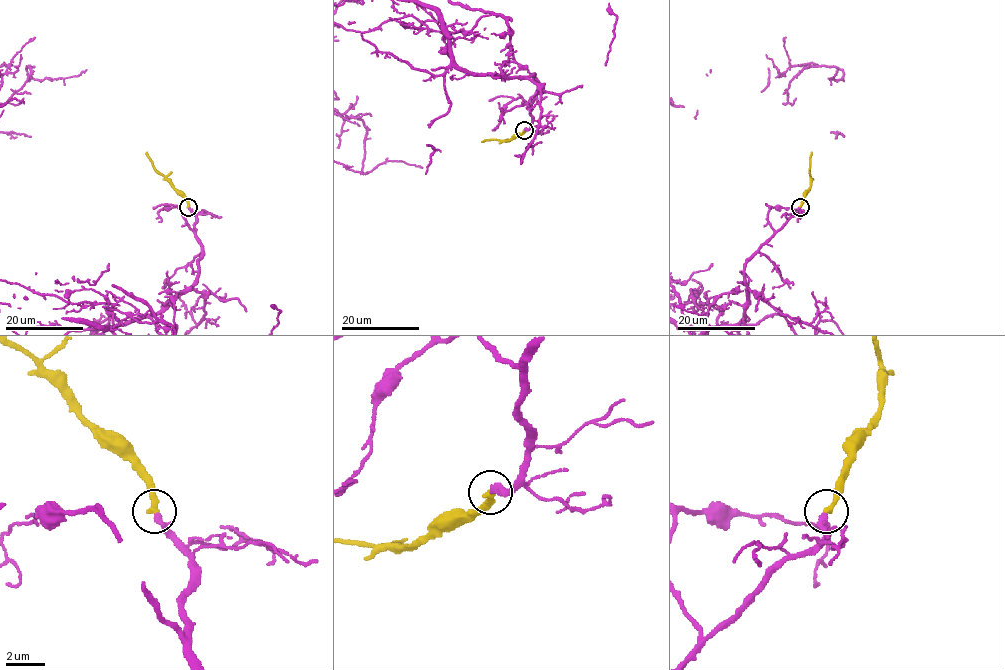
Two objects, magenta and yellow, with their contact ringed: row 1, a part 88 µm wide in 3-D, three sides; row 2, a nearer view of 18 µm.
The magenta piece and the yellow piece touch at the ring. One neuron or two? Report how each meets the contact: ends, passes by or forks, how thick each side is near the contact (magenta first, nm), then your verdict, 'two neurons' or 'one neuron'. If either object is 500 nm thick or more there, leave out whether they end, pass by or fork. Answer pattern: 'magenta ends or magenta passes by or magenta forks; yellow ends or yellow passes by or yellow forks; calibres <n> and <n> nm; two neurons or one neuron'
magenta ends; yellow ends; calibres 360 and 320 nm; one neuron

